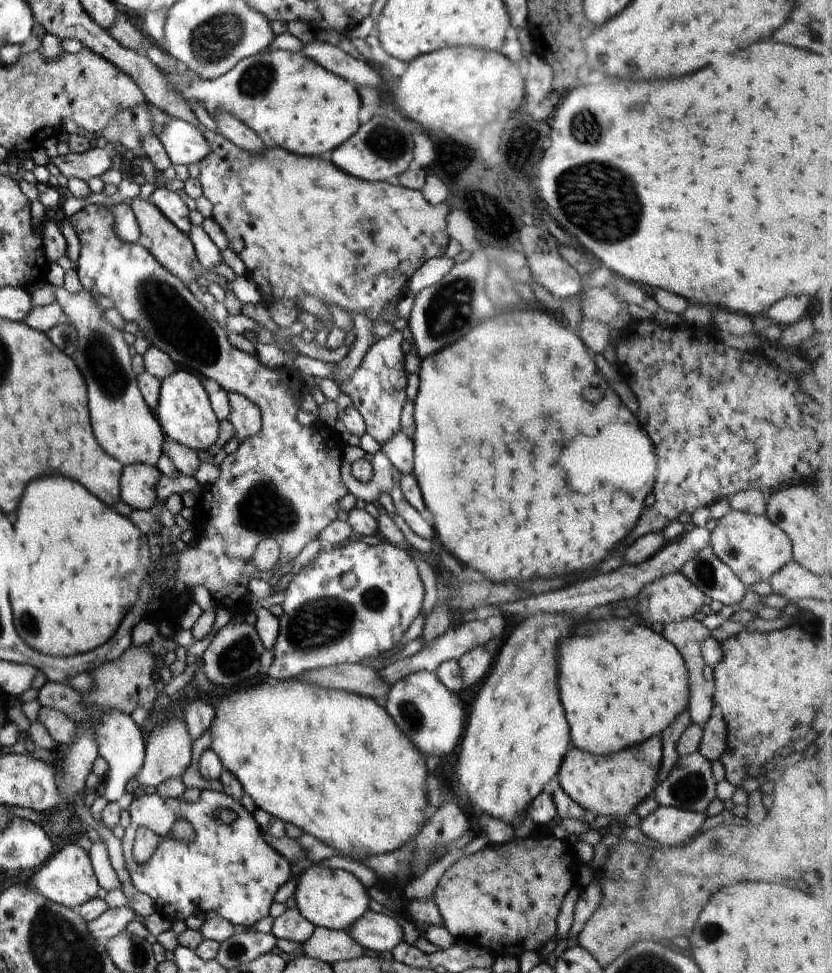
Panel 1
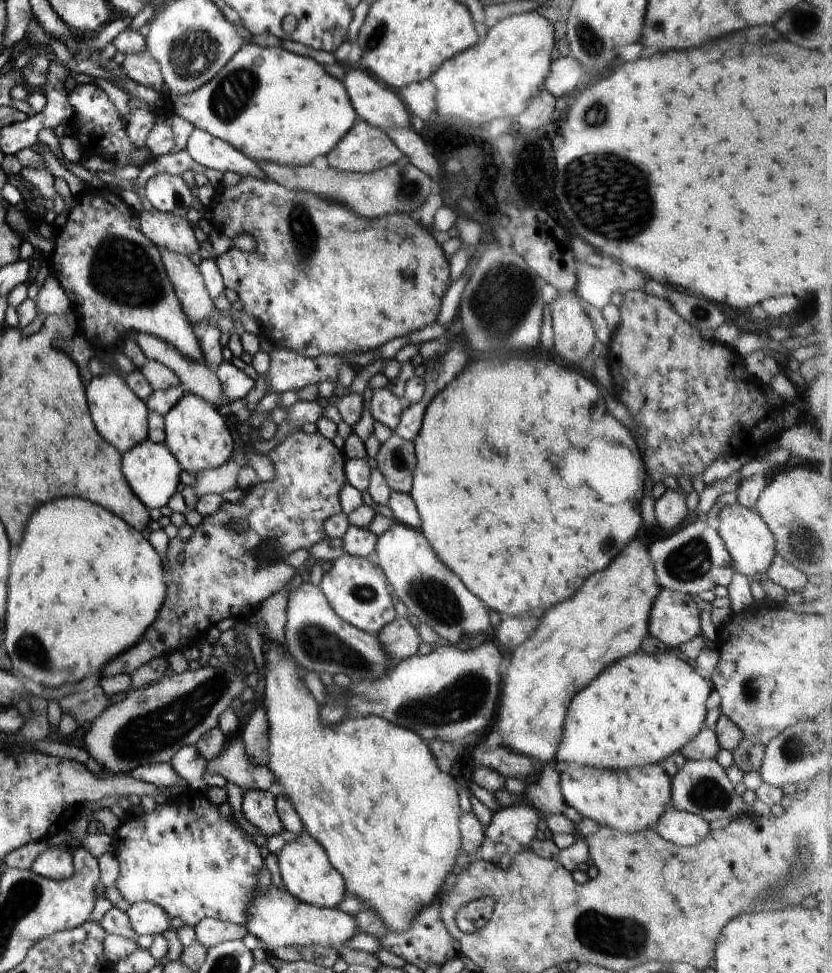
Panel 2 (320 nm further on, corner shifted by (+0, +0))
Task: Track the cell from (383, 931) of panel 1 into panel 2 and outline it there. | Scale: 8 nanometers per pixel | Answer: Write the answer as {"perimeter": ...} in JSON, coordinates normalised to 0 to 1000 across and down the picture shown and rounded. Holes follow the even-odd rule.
{"perimeter":[[[325,910],[320,914],[309,914],[297,931],[296,956],[313,966],[320,974],[364,973],[382,971],[399,973],[413,970],[429,958],[427,943],[406,932],[389,933],[358,925],[344,914]]]}

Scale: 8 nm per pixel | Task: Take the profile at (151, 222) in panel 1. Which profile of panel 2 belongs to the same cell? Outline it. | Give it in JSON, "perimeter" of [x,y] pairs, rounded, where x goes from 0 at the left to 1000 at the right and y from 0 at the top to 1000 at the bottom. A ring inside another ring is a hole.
{"perimeter":[[[192,254],[191,258],[218,320],[238,336],[238,331],[246,331],[250,323],[260,318],[238,274],[224,262],[204,259],[197,254]]]}

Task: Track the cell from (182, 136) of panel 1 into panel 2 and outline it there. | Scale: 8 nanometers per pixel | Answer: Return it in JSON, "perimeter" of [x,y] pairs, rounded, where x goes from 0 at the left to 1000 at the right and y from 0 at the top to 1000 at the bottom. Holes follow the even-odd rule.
{"perimeter":[[[234,133],[225,144],[222,152],[238,169],[264,177],[284,177],[291,183],[303,182],[321,185],[313,170],[284,154],[274,146],[243,133]]]}

